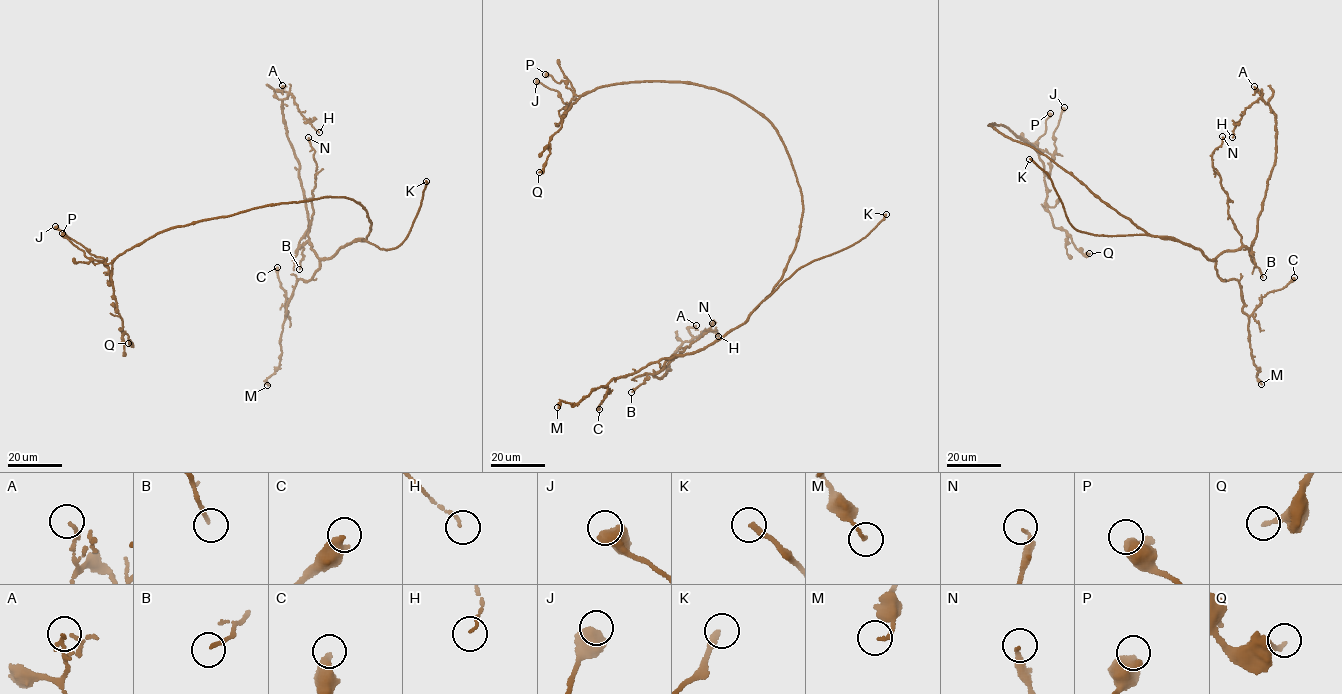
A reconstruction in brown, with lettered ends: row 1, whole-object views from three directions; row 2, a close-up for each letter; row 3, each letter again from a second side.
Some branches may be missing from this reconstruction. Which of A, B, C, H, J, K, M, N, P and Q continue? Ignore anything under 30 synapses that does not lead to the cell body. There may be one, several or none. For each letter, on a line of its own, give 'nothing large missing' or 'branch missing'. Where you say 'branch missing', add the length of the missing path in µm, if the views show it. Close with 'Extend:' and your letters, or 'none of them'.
A: nothing large missing
B: nothing large missing
C: nothing large missing
H: nothing large missing
J: nothing large missing
K: branch missing | 15 µm
M: nothing large missing
N: nothing large missing
P: nothing large missing
Q: nothing large missing
Extend: K

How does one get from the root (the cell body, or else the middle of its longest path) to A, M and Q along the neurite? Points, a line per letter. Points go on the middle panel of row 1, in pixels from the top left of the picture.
A: (798, 236), (782, 278), (748, 319), (647, 375), (667, 373), (696, 325)
M: (798, 236), (782, 278), (743, 323), (703, 349), (651, 362), (614, 378), (575, 404), (561, 400), (557, 407)
Q: (798, 236), (800, 187), (778, 132), (733, 96), (694, 83), (631, 81), (586, 92), (565, 113), (539, 172)

